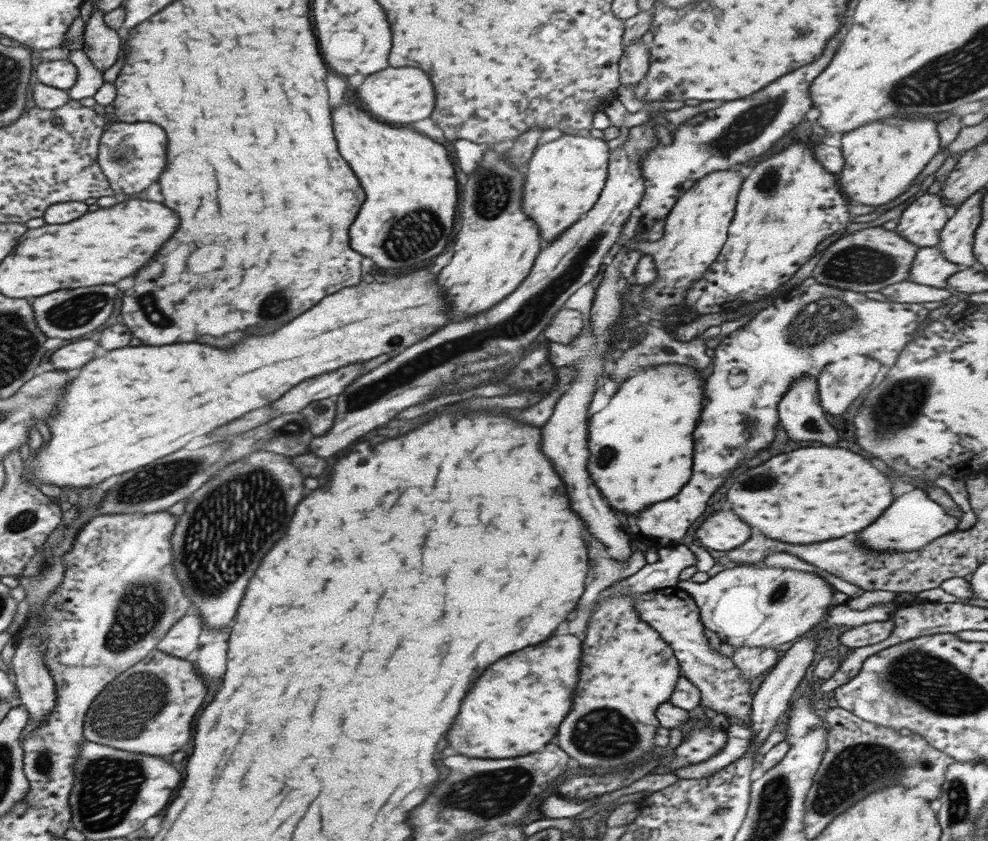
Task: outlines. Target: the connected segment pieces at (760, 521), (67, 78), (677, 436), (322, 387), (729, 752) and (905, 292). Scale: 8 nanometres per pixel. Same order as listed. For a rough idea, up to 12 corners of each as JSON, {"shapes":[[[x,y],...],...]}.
{"shapes":[[[819,446],[737,474],[735,514],[809,544],[869,526],[895,476]],[[69,60],[41,62],[39,84],[67,92],[77,80]],[[699,372],[633,374],[589,418],[587,472],[621,520],[689,480]],[[347,364],[303,380],[273,402],[275,418],[337,398],[361,374]],[[729,726],[725,746],[705,762],[677,768],[677,778],[713,776],[749,750],[751,728]],[[897,282],[877,290],[895,304],[943,302],[949,290]]]}

